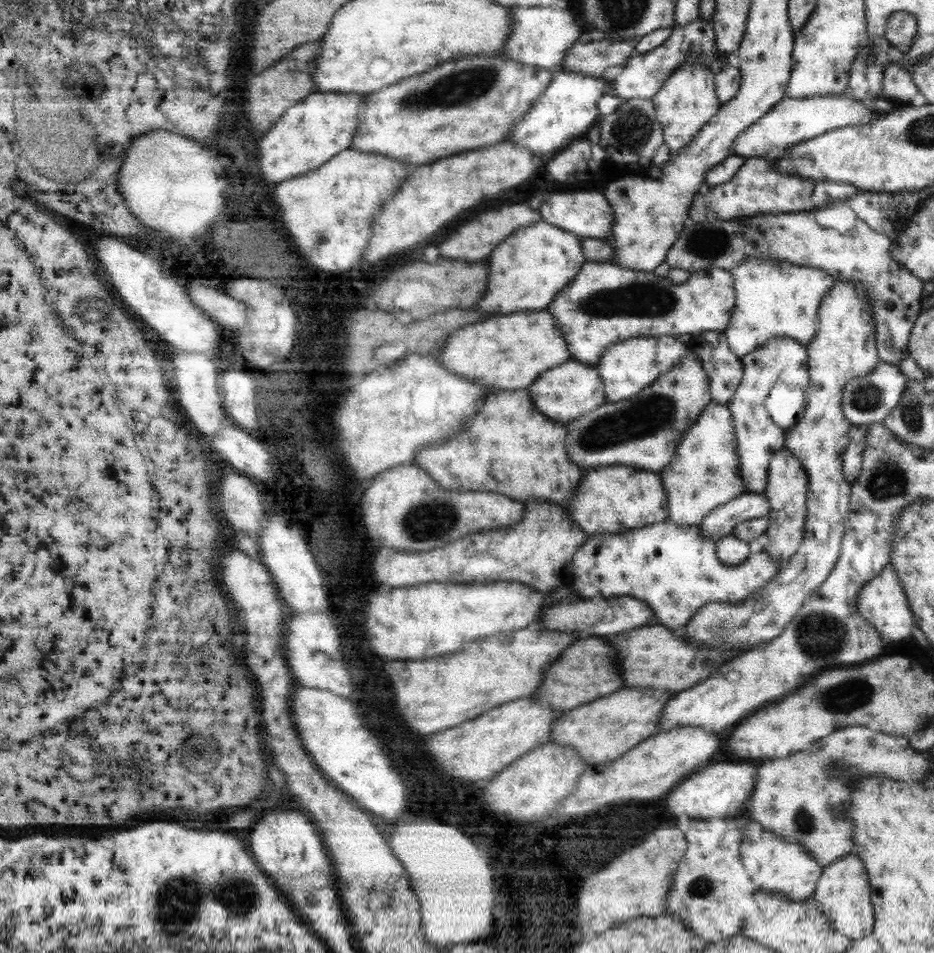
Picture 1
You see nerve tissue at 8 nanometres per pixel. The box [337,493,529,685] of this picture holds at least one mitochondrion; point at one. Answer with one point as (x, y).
(426, 523)

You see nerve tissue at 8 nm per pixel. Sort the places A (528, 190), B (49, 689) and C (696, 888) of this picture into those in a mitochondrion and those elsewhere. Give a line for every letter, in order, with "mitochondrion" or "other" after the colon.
A: other
B: other
C: mitochondrion

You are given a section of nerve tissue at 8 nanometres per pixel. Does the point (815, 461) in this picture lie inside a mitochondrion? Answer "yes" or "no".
no

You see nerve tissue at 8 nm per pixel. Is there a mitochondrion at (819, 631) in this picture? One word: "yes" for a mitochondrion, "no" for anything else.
yes

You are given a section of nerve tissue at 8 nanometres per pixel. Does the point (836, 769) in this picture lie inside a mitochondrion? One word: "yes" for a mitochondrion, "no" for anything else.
yes

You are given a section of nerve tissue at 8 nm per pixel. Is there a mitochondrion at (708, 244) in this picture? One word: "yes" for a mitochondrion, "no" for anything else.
yes

